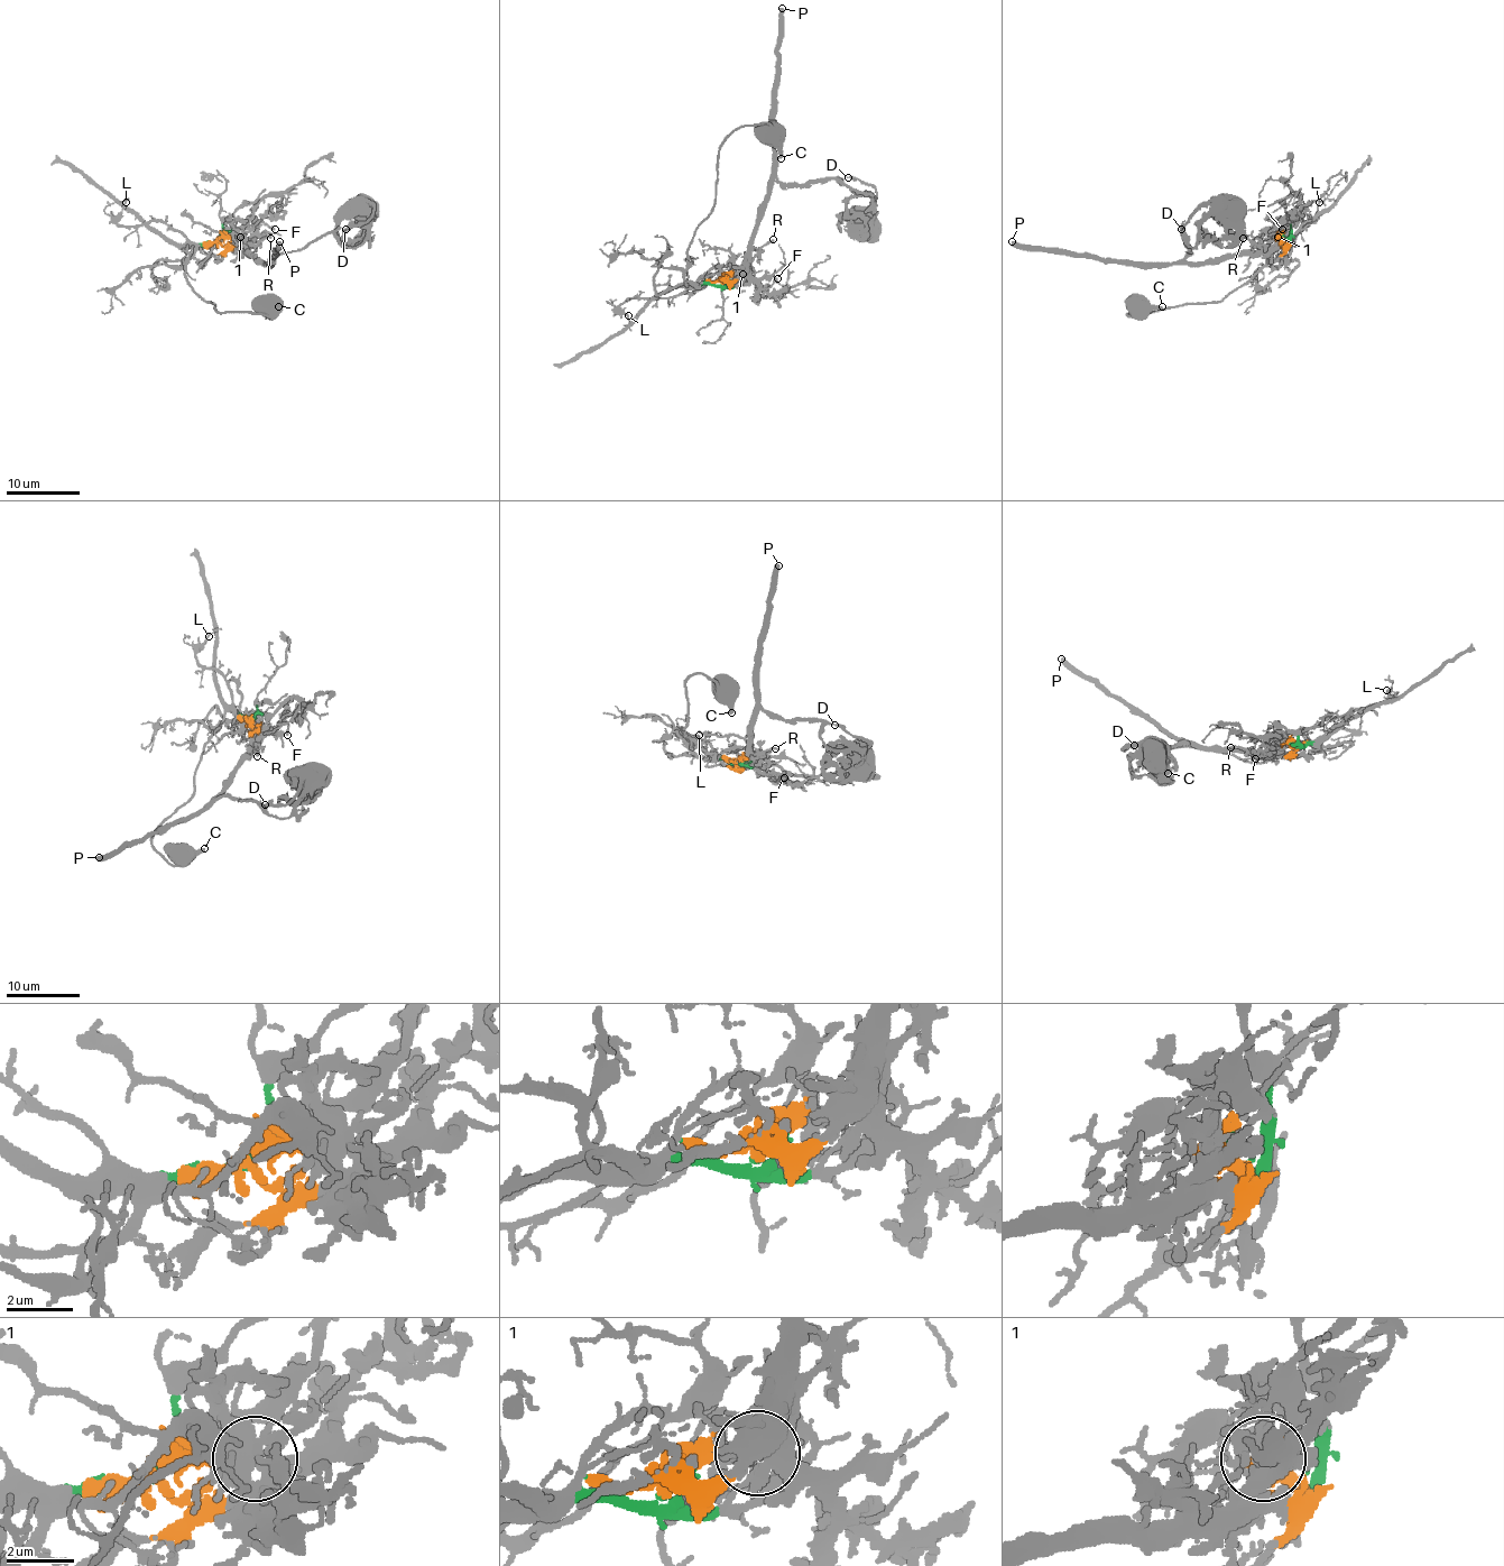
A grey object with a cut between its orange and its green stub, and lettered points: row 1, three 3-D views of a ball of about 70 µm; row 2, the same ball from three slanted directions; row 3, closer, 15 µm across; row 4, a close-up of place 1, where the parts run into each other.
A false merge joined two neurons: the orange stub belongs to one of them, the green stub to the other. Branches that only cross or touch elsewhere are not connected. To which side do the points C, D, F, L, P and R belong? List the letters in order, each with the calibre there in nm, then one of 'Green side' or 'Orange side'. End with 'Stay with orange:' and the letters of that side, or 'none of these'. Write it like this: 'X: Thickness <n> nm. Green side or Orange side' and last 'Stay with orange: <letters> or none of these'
C: Thickness 380 nm. Green side
D: Thickness 110 nm. Orange side
F: Thickness 200 nm. Orange side
L: Thickness 120 nm. Green side
P: Thickness 480 nm. Orange side
R: Thickness 190 nm. Orange side
Stay with orange: D, F, P, R

